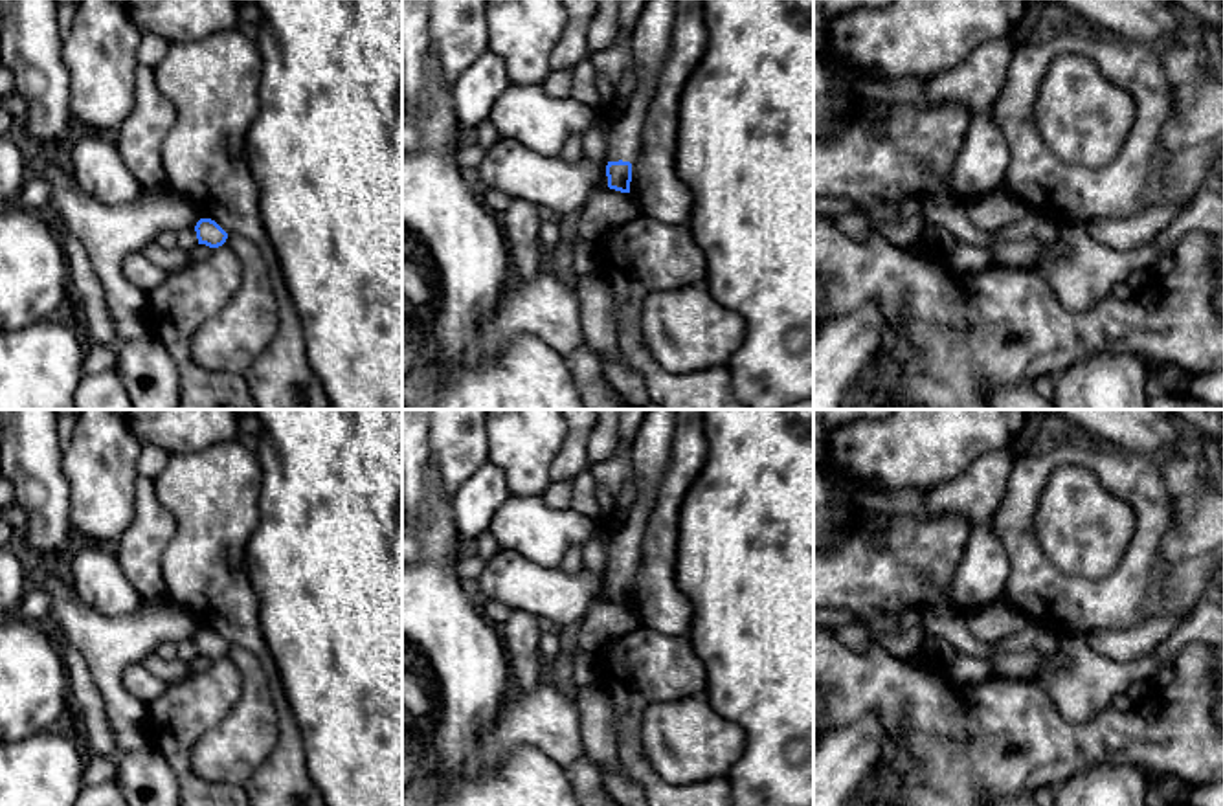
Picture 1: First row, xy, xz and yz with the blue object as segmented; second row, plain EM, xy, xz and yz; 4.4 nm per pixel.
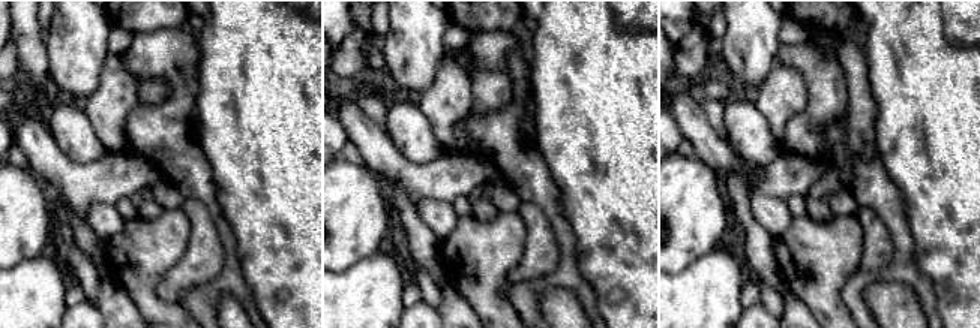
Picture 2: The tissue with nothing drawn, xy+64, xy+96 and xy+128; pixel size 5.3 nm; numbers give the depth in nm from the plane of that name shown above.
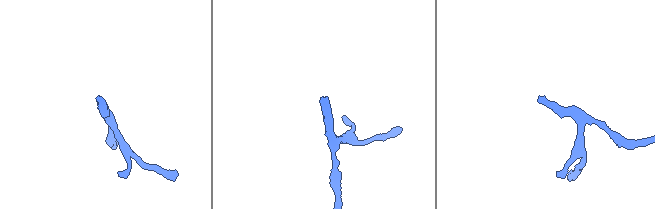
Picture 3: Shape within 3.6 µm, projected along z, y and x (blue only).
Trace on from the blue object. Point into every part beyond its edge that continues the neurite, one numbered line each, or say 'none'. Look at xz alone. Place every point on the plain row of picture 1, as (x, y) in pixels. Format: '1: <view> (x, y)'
1: xz (650, 454)

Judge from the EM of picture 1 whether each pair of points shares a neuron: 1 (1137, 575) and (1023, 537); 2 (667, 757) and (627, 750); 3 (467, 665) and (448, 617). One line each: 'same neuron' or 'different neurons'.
1: same neuron
2: different neurons
3: same neuron

